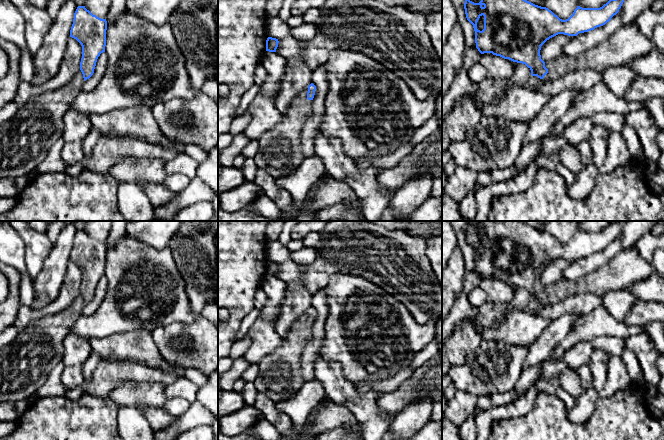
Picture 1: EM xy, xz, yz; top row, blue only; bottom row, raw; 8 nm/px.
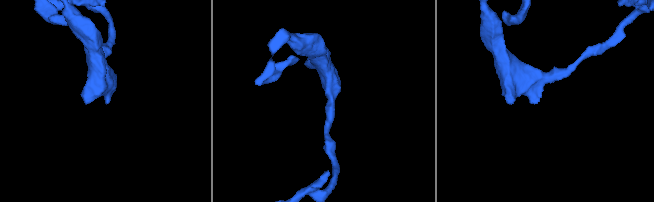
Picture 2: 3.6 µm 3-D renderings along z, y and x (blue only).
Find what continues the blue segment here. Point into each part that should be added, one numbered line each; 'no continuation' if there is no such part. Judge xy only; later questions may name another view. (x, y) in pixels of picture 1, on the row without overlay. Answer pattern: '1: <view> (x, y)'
1: xy (25, 363)

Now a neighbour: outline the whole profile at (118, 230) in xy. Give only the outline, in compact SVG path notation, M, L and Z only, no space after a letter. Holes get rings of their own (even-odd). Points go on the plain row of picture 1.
M112 221L112 227L106 240L107 247L114 244L126 234L127 221Z

